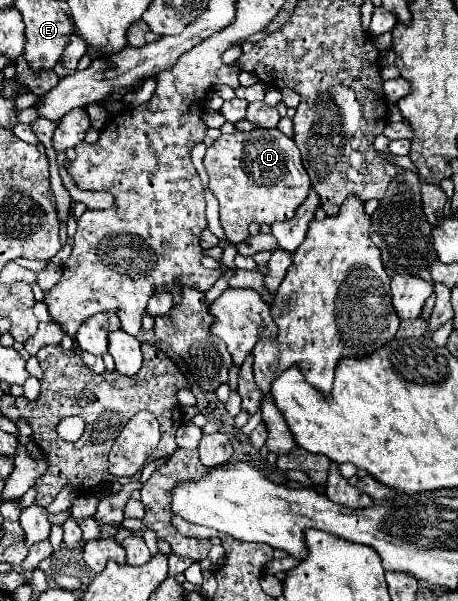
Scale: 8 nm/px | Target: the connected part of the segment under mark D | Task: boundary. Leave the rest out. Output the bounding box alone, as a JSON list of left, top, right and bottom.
[204,129,310,245]

